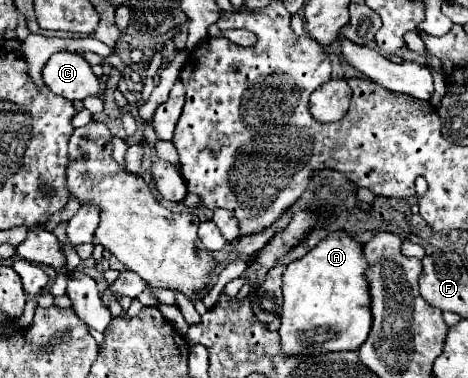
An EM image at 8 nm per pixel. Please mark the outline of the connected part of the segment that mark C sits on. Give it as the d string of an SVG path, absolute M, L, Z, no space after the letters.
M57 51L43 67L45 85L69 101L85 99L87 95L101 95L101 81L91 71L91 65L79 53Z

